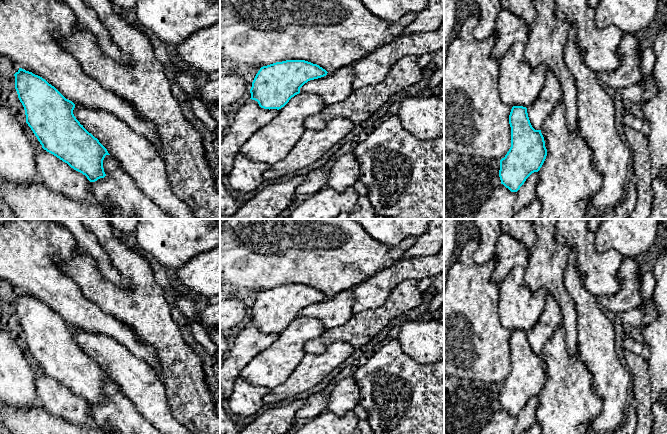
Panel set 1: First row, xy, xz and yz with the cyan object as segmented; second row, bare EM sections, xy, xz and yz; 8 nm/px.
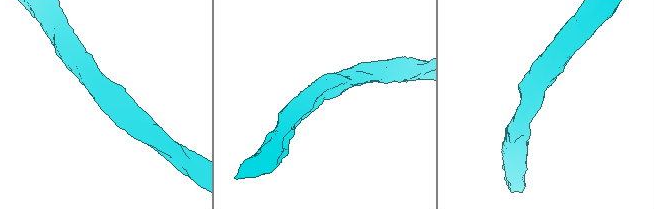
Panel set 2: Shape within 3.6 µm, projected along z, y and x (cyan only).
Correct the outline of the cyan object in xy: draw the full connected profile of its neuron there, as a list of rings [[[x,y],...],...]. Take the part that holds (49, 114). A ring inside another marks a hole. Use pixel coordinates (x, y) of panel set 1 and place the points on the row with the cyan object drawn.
[[[19,68],[14,76],[15,89],[25,110],[26,123],[44,150],[67,163],[74,170],[85,175],[90,182],[95,182],[106,176],[103,168],[103,160],[106,155],[111,155],[135,180],[138,187],[174,219],[195,219],[189,207],[173,193],[167,178],[167,172],[165,171],[165,162],[158,154],[157,147],[151,141],[135,132],[127,123],[110,112],[74,104],[72,101],[66,99],[45,79],[32,72]]]

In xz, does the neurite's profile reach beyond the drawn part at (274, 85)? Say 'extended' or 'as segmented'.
extended

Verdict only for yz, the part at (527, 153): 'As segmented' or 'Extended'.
Extended

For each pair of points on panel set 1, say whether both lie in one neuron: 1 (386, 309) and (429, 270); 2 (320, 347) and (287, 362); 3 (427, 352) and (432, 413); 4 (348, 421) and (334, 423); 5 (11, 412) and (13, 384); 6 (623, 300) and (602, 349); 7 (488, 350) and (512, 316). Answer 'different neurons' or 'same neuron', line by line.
1: different neurons
2: different neurons
3: different neurons
4: same neuron
5: same neuron
6: different neurons
7: different neurons

